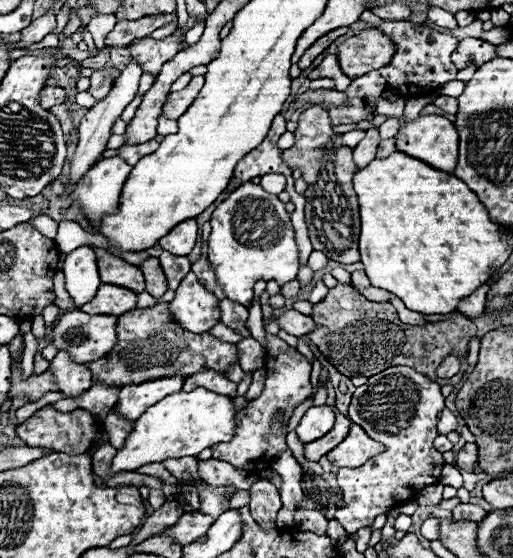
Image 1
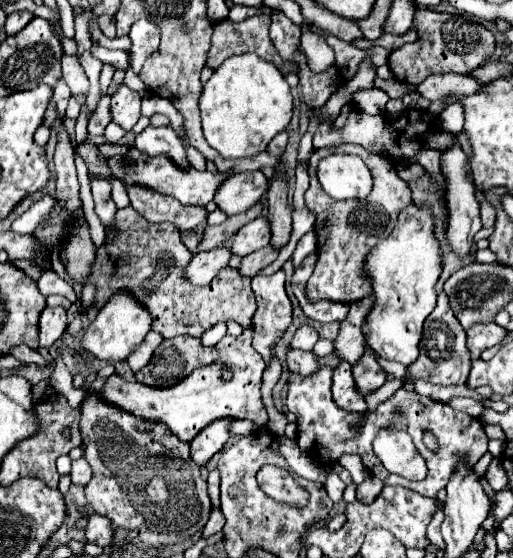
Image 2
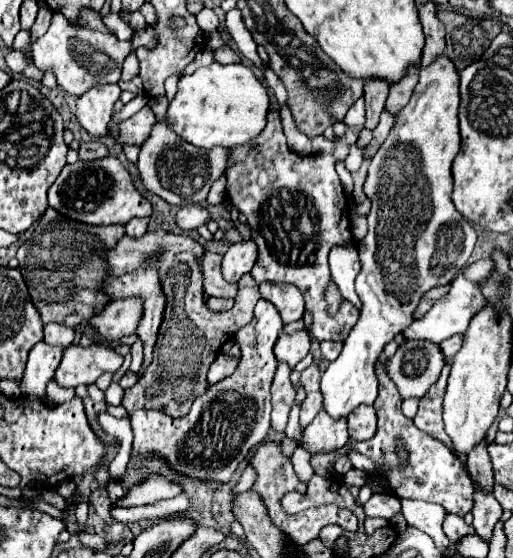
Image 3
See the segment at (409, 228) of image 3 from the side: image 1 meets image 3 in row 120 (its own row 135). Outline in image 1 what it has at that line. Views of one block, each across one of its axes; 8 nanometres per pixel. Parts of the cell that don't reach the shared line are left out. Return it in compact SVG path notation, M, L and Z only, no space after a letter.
M430 114L430 116L418 116L416 120L406 120L400 124L398 134L394 136L396 140L396 148L398 152L422 160L432 168L444 170L444 172L452 172L456 168L456 160L458 160L458 132L454 128L454 124L438 114Z

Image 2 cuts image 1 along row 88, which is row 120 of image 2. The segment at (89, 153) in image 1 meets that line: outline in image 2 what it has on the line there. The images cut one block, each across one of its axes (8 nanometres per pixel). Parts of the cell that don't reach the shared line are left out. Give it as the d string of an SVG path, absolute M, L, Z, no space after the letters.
M122 86L110 102L110 112L112 112L112 122L120 124L124 130L130 130L136 120L140 118L140 94L132 92L130 88Z

